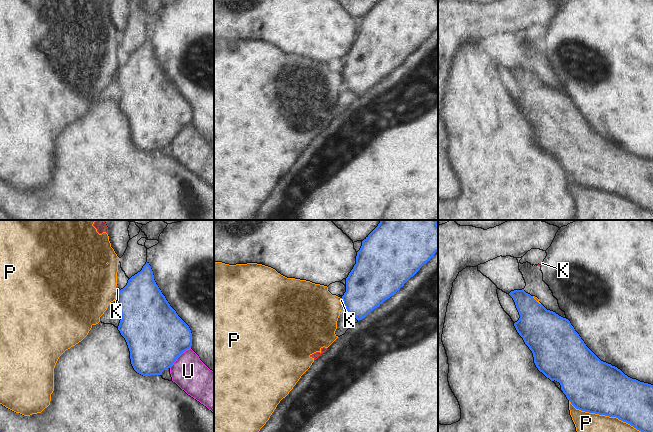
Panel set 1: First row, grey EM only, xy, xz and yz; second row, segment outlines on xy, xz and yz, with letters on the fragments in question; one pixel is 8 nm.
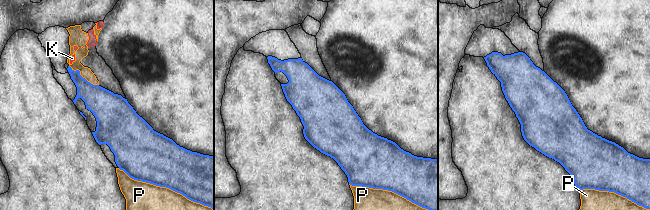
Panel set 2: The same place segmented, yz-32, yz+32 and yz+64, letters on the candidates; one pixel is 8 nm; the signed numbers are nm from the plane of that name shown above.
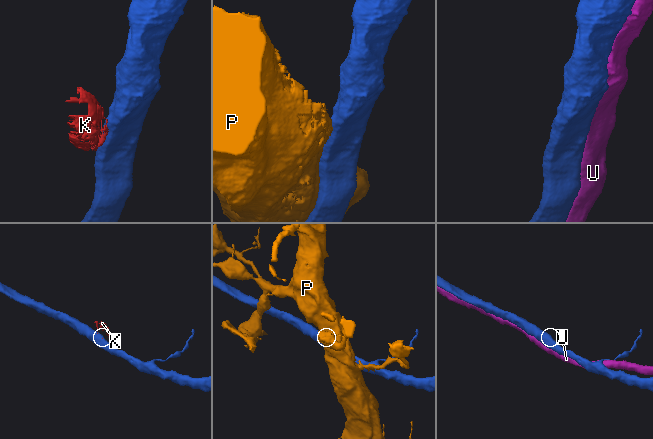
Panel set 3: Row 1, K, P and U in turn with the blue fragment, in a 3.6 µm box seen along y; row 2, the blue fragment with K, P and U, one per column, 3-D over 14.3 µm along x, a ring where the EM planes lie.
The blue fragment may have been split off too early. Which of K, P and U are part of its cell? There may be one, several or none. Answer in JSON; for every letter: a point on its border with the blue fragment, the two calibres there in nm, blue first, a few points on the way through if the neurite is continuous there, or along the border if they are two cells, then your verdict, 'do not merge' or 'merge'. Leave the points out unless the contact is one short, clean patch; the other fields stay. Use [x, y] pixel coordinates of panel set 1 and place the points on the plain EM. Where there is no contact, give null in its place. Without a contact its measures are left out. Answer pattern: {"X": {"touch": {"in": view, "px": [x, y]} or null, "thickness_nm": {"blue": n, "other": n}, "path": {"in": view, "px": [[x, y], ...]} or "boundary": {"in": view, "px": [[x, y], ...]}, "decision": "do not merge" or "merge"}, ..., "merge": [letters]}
{"K": {"touch": {"in": "xz", "px": [343, 77]}, "thickness_nm": {"blue": 360, "other": 20}, "boundary": {"in": "xz", "px": [[341, 75], [343, 79]]}, "decision": "do not merge"}, "P": {"touch": {"in": "yz", "px": [610, 192]}, "thickness_nm": {"blue": 420, "other": 440}, "decision": "do not merge"}, "U": {"touch": {"in": "xy", "px": [179, 131]}, "thickness_nm": {"blue": 480, "other": 280}, "decision": "do not merge"}, "merge": []}

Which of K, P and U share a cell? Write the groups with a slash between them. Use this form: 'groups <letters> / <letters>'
groups K P / U

